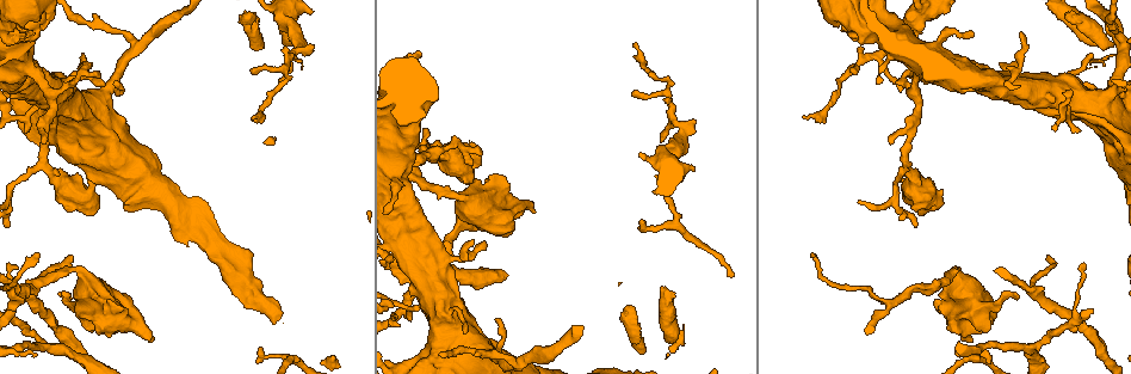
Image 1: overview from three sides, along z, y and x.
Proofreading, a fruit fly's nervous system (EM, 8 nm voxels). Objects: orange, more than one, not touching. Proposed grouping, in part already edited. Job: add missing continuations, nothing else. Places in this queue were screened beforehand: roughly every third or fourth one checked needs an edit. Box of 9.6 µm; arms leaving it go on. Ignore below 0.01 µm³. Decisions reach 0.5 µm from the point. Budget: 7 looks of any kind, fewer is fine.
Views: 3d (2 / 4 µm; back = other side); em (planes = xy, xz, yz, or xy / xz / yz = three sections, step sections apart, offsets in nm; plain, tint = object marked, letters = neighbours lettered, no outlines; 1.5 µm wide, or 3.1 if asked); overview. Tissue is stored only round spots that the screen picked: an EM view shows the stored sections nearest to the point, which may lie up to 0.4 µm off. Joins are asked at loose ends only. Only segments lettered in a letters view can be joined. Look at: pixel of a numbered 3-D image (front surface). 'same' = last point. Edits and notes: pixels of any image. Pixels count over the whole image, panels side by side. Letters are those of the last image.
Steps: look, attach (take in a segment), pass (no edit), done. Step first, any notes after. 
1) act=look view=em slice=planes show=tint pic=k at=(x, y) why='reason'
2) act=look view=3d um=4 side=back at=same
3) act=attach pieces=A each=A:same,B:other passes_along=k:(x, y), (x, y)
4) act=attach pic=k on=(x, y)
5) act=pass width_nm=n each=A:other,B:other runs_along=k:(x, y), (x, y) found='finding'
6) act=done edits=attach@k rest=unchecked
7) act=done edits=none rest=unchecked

act=look view=3d um=4 side=back pic=1 at=(855, 71) why='free end'

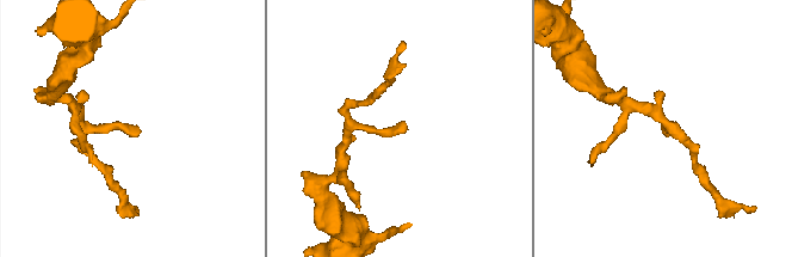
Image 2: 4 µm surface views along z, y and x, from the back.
act=look view=em um=3.1 slice=xz step=8 show=letters pic=2 at=(140, 133) why='shape alone is not enough'

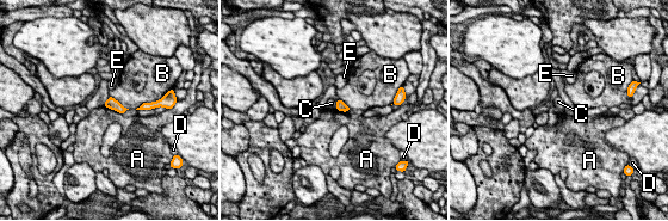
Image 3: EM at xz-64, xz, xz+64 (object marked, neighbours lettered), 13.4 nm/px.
act=look view=em um=3.1 slice=planes show=letters at=same

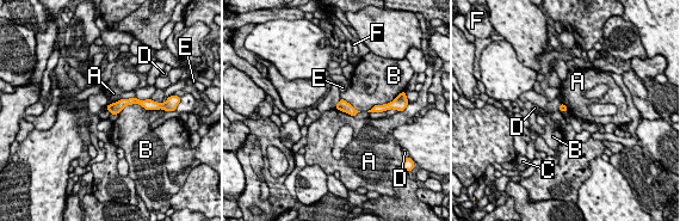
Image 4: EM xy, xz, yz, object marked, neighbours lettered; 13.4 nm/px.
act=pass longest_contact=B:440nm each=A:other,B:other,C:other,D:other,E:other,F:other found='none of them fits'

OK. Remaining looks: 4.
act=look view=3d um=2 pic=1 at=(641, 222) why='tapers out'

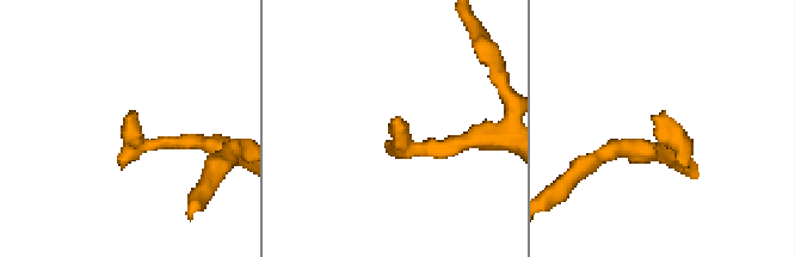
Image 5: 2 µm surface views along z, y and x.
act=look view=em slice=yz step=8 show=tint pic=5 at=(392, 119) why='now the EM'

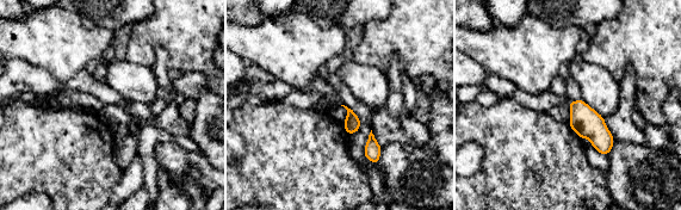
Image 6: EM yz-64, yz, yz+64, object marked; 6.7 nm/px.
act=look view=em slice=planes show=letters at=same why='another direction'

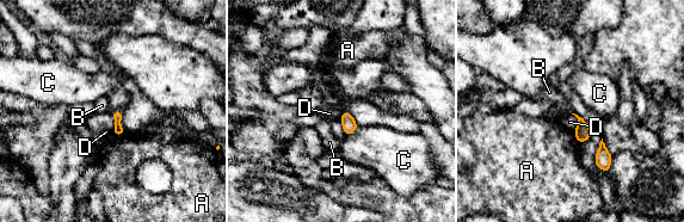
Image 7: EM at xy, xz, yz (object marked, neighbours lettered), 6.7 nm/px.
act=pass each=A:other,B:other,C:other,D:other border=7:(572, 113), (577, 118), (573, 133) found='none of them fits'

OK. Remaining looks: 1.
act=done edits=none rest=unchecked

